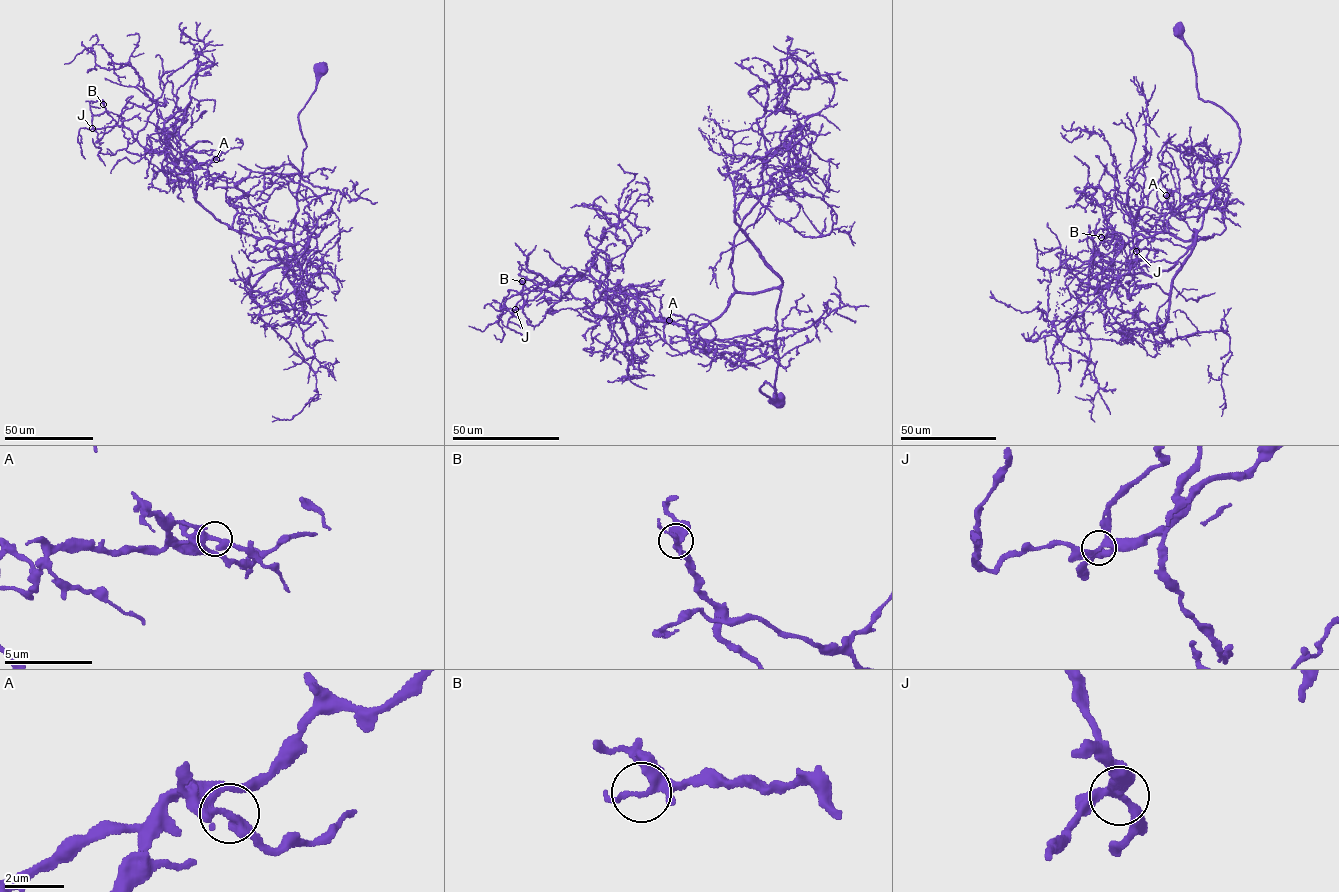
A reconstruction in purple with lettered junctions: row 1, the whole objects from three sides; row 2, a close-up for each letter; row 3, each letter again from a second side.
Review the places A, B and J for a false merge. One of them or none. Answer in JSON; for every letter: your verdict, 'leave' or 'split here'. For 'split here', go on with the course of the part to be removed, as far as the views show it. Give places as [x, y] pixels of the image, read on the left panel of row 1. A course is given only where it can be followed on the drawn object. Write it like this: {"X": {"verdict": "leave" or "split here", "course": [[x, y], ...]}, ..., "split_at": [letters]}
{"A": {"verdict": "leave"}, "B": {"verdict": "leave"}, "J": {"verdict": "leave"}, "split_at": []}

